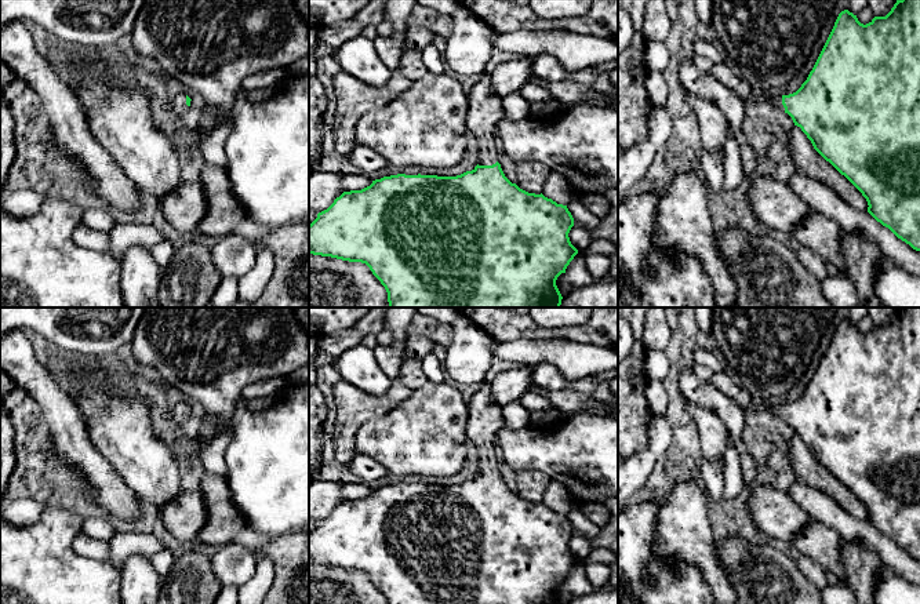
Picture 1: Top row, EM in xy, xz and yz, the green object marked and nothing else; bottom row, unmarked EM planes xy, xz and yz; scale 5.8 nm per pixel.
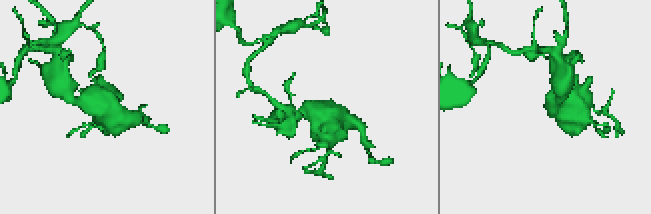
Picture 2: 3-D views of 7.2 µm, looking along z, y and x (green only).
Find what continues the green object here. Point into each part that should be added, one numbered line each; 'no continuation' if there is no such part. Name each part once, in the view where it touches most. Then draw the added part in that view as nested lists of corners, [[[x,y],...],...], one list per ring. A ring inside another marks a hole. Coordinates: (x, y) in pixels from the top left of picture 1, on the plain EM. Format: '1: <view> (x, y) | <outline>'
1: xz (484, 417) | [[[486,381],[468,404],[466,436],[477,448],[473,462],[479,474],[498,470],[494,445],[503,425],[502,408],[492,400],[491,383]]]

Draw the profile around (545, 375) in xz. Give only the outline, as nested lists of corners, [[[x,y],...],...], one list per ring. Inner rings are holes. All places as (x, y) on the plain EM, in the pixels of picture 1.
[[[541,363],[532,367],[531,381],[542,390],[560,392],[568,387],[568,381],[550,363]]]

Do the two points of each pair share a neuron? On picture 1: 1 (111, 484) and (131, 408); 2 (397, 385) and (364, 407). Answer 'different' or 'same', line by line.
1: different
2: same

